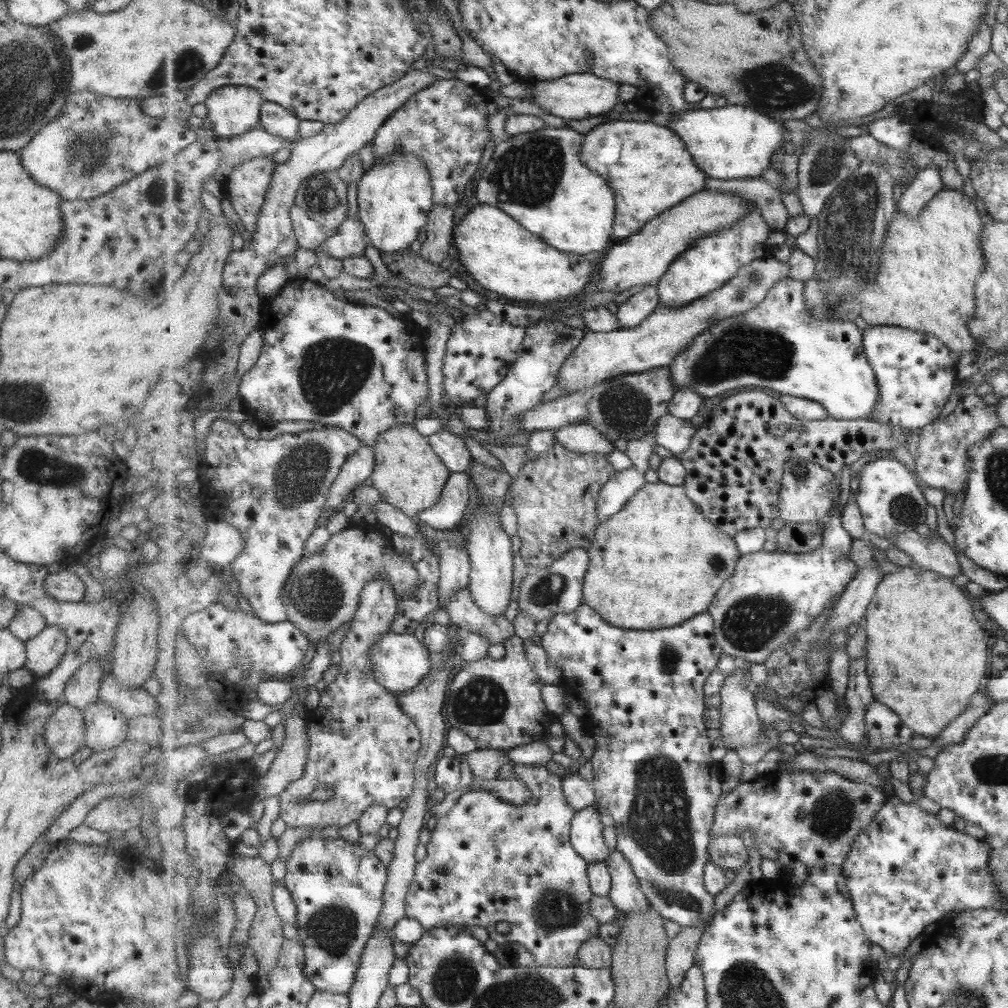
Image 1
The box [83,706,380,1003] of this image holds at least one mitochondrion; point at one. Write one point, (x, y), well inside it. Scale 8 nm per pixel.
(333, 929)

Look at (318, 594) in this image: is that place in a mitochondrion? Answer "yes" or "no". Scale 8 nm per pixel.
yes

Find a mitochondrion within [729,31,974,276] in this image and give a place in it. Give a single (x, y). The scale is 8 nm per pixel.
(776, 87)

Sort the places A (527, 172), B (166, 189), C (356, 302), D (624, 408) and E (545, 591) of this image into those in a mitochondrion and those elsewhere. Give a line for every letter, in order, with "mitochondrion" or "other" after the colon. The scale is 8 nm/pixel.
A: mitochondrion
B: mitochondrion
C: other
D: mitochondrion
E: mitochondrion

